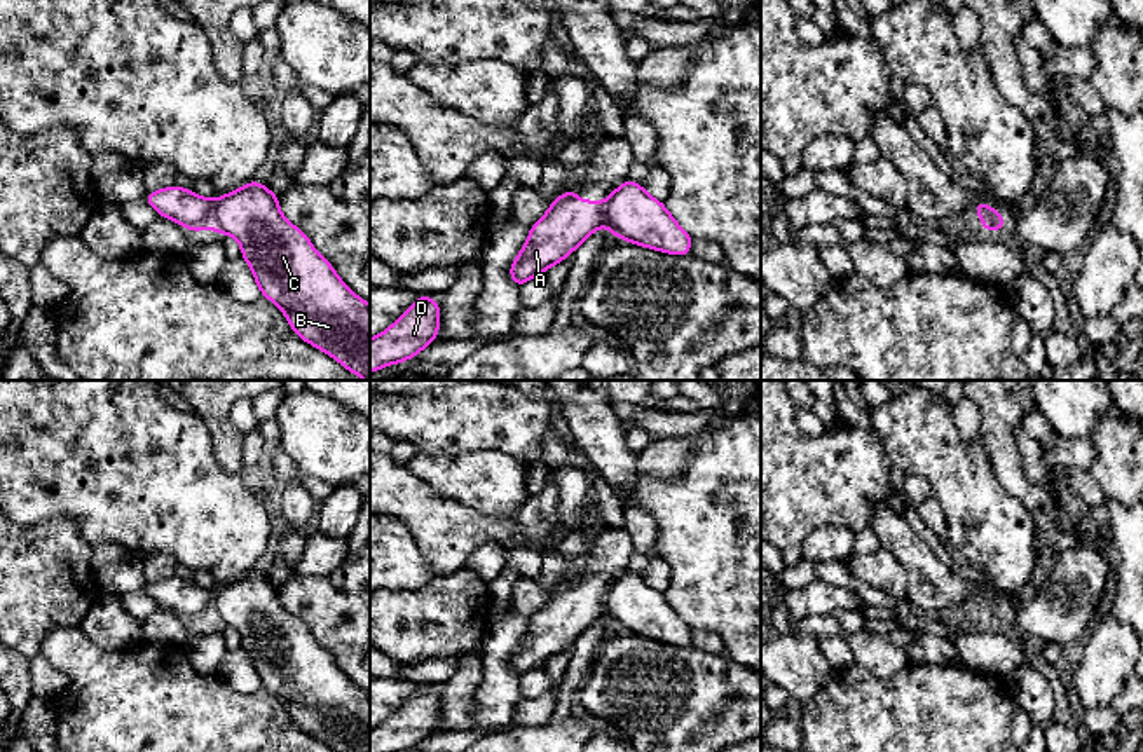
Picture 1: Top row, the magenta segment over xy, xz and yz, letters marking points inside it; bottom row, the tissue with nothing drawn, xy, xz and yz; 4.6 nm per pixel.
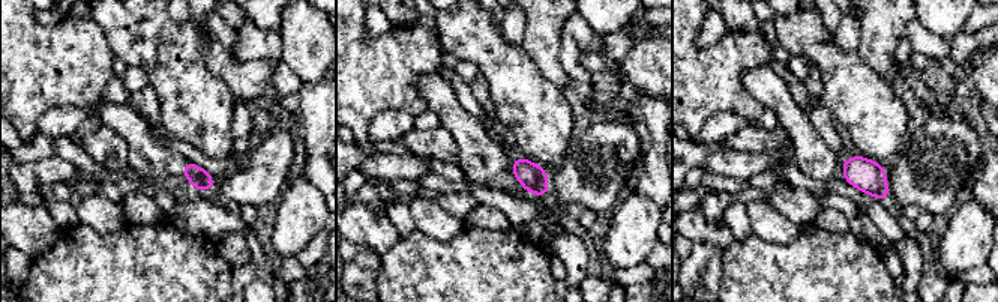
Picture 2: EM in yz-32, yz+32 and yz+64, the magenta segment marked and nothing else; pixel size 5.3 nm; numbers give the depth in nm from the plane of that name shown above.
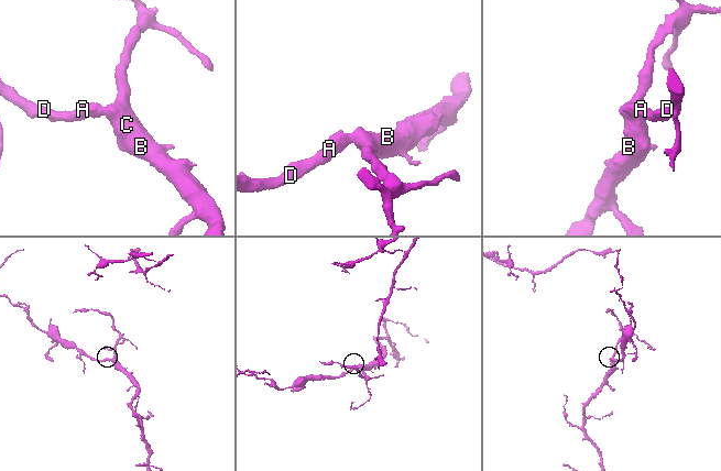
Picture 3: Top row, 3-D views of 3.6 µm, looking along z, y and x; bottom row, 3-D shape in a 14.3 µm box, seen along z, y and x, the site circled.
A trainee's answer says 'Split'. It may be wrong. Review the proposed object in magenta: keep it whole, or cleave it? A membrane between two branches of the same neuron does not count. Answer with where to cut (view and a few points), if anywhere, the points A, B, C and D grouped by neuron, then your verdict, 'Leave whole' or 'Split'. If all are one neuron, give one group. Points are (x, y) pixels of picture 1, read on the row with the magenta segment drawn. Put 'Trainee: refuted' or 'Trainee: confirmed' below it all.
Split along xy (215, 201), (208, 225). Groups: A D / B C. Split
Trainee: confirmed

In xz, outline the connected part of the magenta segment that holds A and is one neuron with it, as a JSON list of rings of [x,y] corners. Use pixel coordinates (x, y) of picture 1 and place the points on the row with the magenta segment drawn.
[[[567,188],[529,229],[529,237],[510,267],[510,279],[520,288],[560,263],[604,223],[604,201],[581,201]]]

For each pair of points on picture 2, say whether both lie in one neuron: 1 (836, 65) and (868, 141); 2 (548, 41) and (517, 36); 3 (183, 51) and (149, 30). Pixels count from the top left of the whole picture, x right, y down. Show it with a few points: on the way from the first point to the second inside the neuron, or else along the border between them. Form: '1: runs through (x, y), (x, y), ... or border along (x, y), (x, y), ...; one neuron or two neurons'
1: runs through (850, 84), (851, 90), (868, 107), (868, 122); one neuron
2: border along (526, 15), (526, 35), (521, 44); two neurons
3: runs through (174, 50), (158, 32); one neuron

